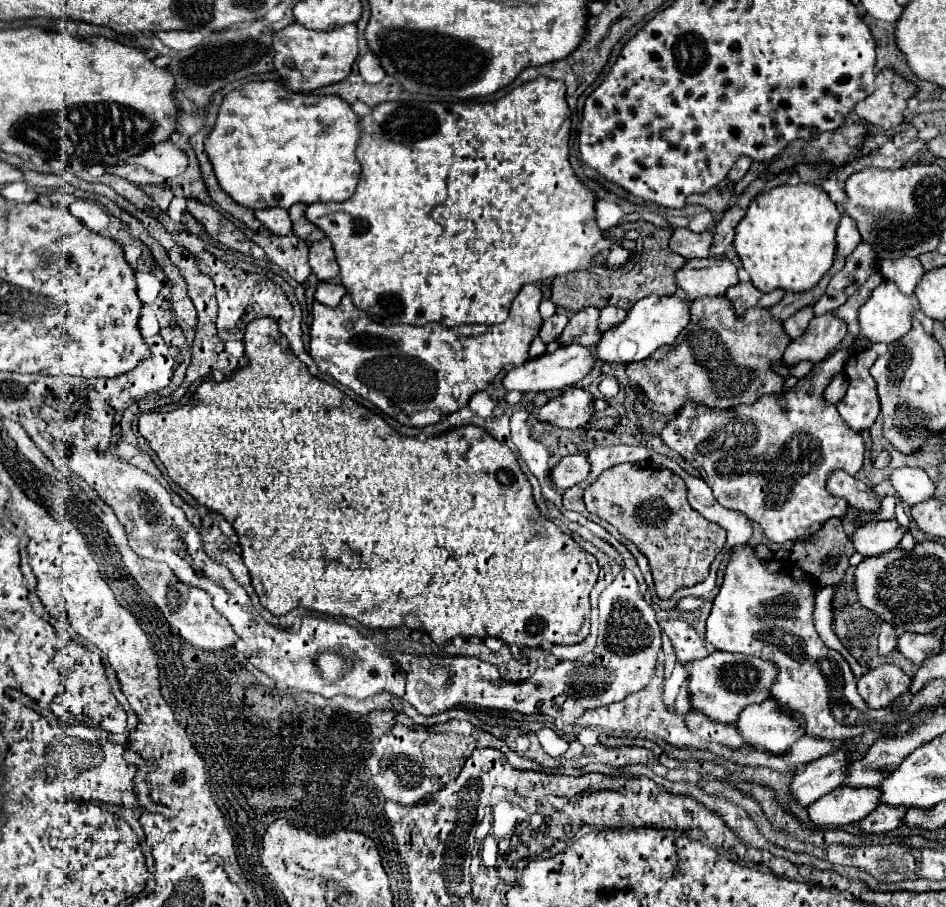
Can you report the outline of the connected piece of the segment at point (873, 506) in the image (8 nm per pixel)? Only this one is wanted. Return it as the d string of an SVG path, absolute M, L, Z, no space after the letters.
M834 470L826 484L832 496L848 500L848 504L856 510L878 510L880 506L876 492L864 482L846 474L844 470Z

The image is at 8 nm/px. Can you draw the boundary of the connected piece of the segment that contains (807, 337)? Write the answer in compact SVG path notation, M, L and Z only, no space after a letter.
M832 312L814 316L810 320L808 330L798 338L792 340L790 346L784 352L784 364L798 364L798 362L812 362L818 364L822 362L846 336L846 324L836 320Z

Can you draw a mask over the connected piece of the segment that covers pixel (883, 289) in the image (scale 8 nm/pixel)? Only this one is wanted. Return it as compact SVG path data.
M884 280L872 290L872 296L860 308L860 336L868 338L870 342L896 342L906 332L910 332L912 316L914 298L902 294L896 282Z

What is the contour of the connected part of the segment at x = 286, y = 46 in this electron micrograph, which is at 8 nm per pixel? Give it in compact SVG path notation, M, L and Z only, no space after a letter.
M290 24L274 34L274 70L280 76L280 84L298 94L308 94L316 88L342 82L358 56L358 30L356 24L332 32L314 32L300 24Z

